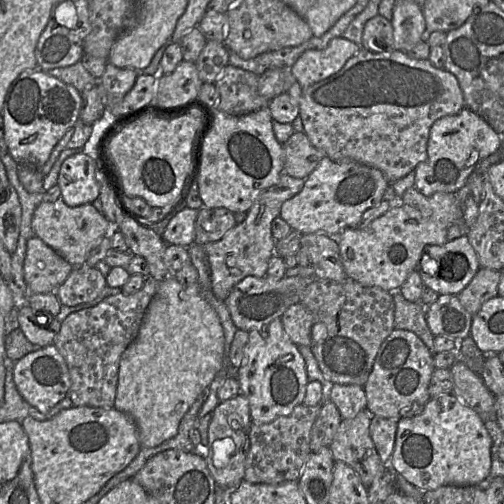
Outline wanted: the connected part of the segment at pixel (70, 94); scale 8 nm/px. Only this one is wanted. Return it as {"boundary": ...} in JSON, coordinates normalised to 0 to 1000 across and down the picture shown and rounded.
{"boundary":[[[77,137],[44,143],[20,169],[2,224],[8,236],[8,276],[18,308],[36,325],[58,325],[79,335],[95,317],[111,286],[159,236],[161,210],[161,185],[147,171],[129,167]]]}

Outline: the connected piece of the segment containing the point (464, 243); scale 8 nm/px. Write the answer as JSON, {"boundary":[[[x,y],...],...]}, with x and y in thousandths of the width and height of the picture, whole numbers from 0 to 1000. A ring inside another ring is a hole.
{"boundary":[[[917,466],[879,486],[849,486],[841,492],[829,522],[829,538],[843,567],[871,585],[909,585],[954,532],[948,508],[927,466]]]}

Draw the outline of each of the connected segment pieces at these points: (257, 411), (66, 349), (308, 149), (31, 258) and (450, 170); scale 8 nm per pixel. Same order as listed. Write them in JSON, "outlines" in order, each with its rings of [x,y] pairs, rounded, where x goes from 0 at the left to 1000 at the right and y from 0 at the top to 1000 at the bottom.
{"outlines":[[[[546,631],[528,649],[494,657],[494,669],[484,687],[484,708],[472,734],[476,778],[494,796],[500,839],[536,839],[554,825],[571,823],[581,810],[599,802],[611,762],[607,722],[591,687],[565,659],[558,633]]],[[[300,548],[290,550],[276,577],[220,585],[185,609],[137,623],[119,639],[119,655],[109,665],[105,685],[135,726],[141,754],[135,788],[147,806],[226,808],[238,708],[270,671],[313,562]]],[[[585,262],[562,286],[563,343],[583,353],[607,355],[645,312],[625,294],[603,262]]],[[[77,470],[54,478],[46,544],[60,583],[109,581],[145,532]]],[[[921,212],[903,228],[881,230],[853,254],[847,315],[821,337],[821,371],[845,389],[867,381],[903,383],[929,363],[931,349],[952,323],[988,300],[994,288],[996,268],[933,216]]]]}

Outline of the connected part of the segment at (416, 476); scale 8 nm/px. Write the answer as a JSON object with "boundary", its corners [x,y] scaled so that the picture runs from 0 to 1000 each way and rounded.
{"boundary":[[[901,782],[855,788],[823,823],[796,827],[790,835],[784,887],[770,927],[802,946],[837,976],[879,962],[946,964],[970,946],[974,933],[974,867],[950,823]]]}

